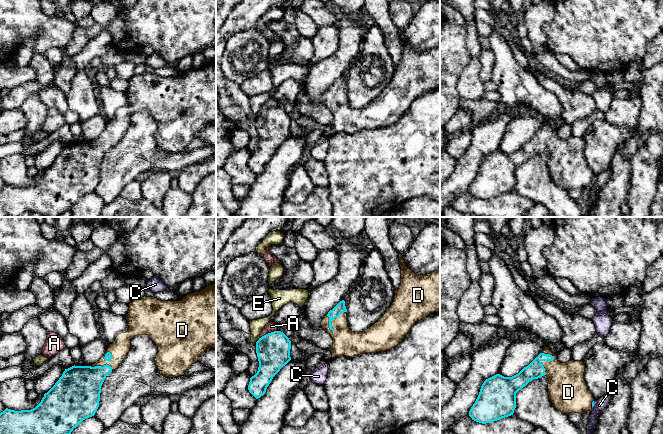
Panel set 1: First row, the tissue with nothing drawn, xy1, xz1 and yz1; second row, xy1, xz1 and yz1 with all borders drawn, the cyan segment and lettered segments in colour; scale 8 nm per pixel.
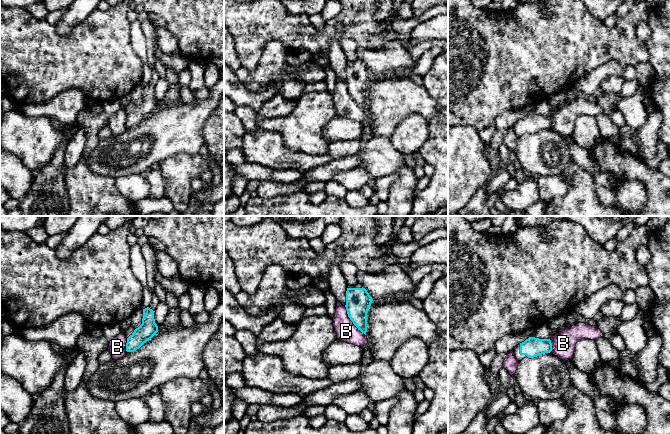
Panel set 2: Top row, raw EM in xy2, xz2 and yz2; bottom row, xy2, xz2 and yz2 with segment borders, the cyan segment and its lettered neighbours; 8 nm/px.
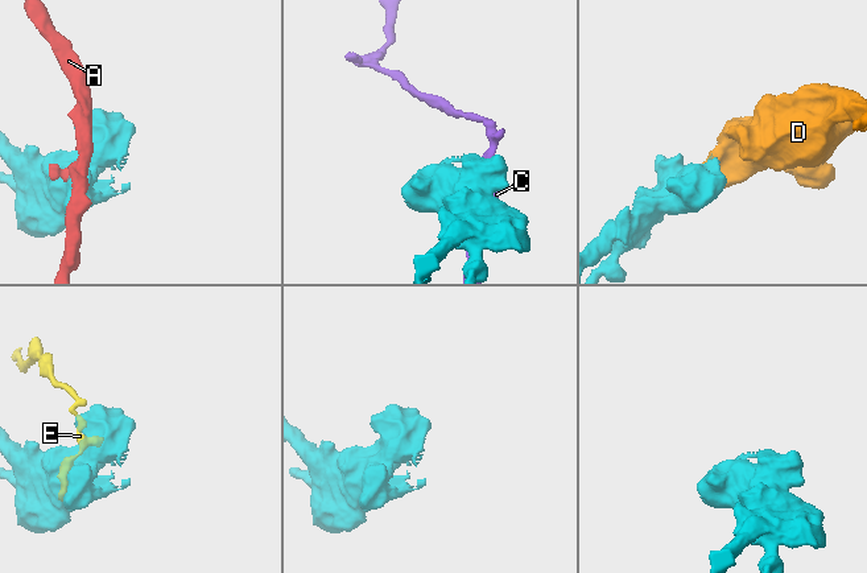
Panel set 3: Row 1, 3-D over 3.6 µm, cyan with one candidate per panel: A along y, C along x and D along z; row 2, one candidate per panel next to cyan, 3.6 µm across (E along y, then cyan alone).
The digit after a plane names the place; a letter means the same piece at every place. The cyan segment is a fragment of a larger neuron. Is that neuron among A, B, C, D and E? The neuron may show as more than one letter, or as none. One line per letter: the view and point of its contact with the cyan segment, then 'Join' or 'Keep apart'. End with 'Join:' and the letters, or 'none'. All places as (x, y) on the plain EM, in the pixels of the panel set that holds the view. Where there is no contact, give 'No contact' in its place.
A: Touches cyan at xz1 (268, 109). Keep apart
B: Touches cyan at xz2 (351, 96). Keep apart
C: Touches cyan at yz1 (593, 180). Keep apart
D: Touches cyan at xz1 (334, 94). Join
E: Touches cyan at xz1 (258, 116). Keep apart
Join: D

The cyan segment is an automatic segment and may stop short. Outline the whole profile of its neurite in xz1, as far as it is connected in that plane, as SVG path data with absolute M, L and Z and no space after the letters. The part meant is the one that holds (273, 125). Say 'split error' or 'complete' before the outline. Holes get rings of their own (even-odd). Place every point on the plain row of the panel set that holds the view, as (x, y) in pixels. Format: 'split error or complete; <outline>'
complete; M281 107L268 109L256 118L259 143L248 161L249 168L256 175L265 170L273 153L291 136L290 125L291 117Z

